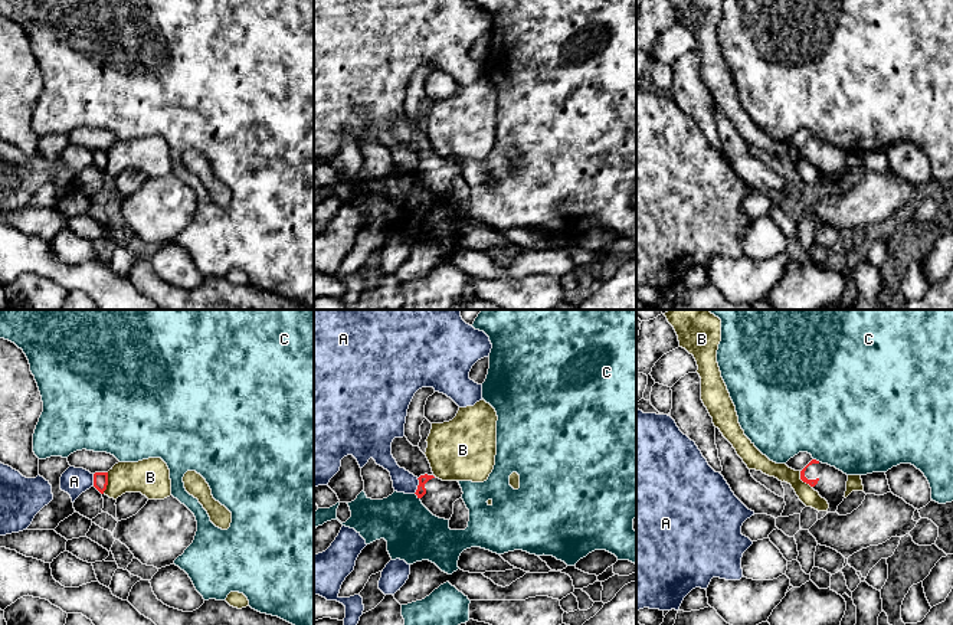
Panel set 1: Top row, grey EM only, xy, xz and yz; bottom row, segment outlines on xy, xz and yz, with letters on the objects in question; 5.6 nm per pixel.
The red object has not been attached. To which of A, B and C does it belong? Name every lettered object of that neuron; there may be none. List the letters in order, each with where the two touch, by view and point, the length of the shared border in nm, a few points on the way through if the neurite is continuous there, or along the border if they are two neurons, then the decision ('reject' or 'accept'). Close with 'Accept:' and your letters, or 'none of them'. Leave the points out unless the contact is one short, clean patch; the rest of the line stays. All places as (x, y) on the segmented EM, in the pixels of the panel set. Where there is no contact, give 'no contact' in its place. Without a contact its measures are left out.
A: xz (418, 486) | 90 nm | along xz (418, 478), (418, 487), (413, 493) | reject
B: xy (107, 483) | 120 nm | along xy (108, 473), (108, 484), (102, 493) | reject
C: xz (416, 494) | 50 nm | along xz (415, 493), (419, 498) | reject
Accept: none of them

